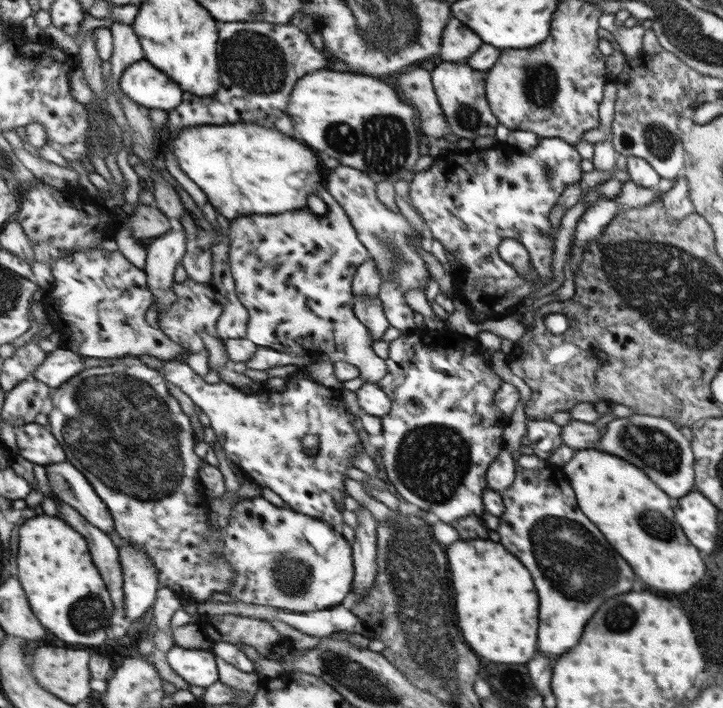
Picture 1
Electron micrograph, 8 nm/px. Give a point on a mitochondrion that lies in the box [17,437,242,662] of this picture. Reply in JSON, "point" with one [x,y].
{"point":[88,614]}

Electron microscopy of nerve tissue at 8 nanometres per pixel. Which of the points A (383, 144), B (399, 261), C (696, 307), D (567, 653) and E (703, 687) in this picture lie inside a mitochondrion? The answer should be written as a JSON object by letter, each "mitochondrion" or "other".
{"A":"mitochondrion","B":"mitochondrion","C":"mitochondrion","D":"other","E":"other"}

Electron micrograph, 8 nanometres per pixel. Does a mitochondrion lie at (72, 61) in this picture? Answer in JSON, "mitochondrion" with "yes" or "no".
{"mitochondrion":"no"}

